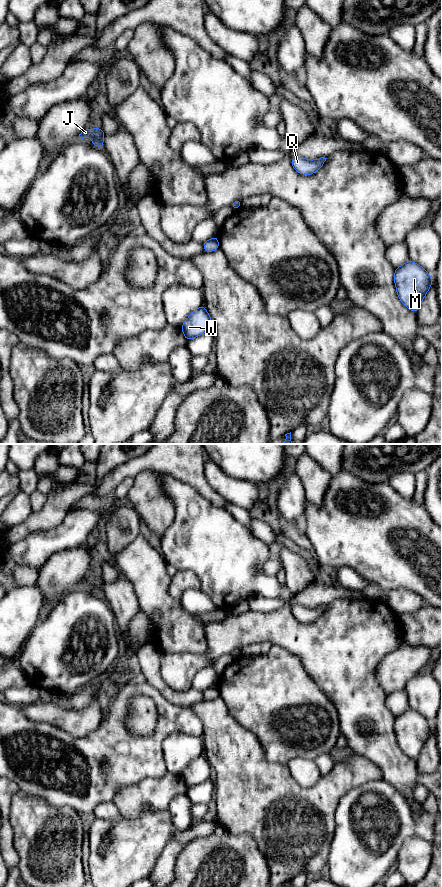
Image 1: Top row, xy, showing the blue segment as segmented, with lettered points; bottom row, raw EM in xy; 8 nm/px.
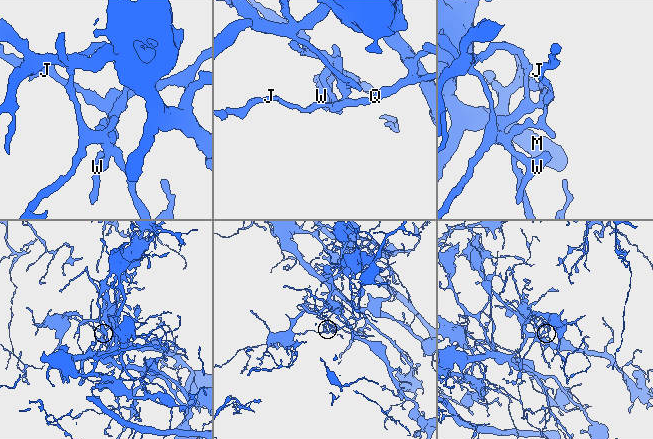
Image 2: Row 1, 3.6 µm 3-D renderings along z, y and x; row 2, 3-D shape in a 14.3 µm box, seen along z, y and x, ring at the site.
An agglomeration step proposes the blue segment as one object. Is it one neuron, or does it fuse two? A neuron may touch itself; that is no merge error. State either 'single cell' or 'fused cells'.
fused cells

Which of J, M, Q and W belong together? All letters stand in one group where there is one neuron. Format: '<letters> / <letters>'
J W / M Q

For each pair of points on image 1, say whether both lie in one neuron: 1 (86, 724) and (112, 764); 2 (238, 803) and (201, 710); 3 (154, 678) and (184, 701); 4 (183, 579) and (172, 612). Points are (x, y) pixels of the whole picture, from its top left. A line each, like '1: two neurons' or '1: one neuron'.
1: two neurons
2: one neuron
3: one neuron
4: two neurons

